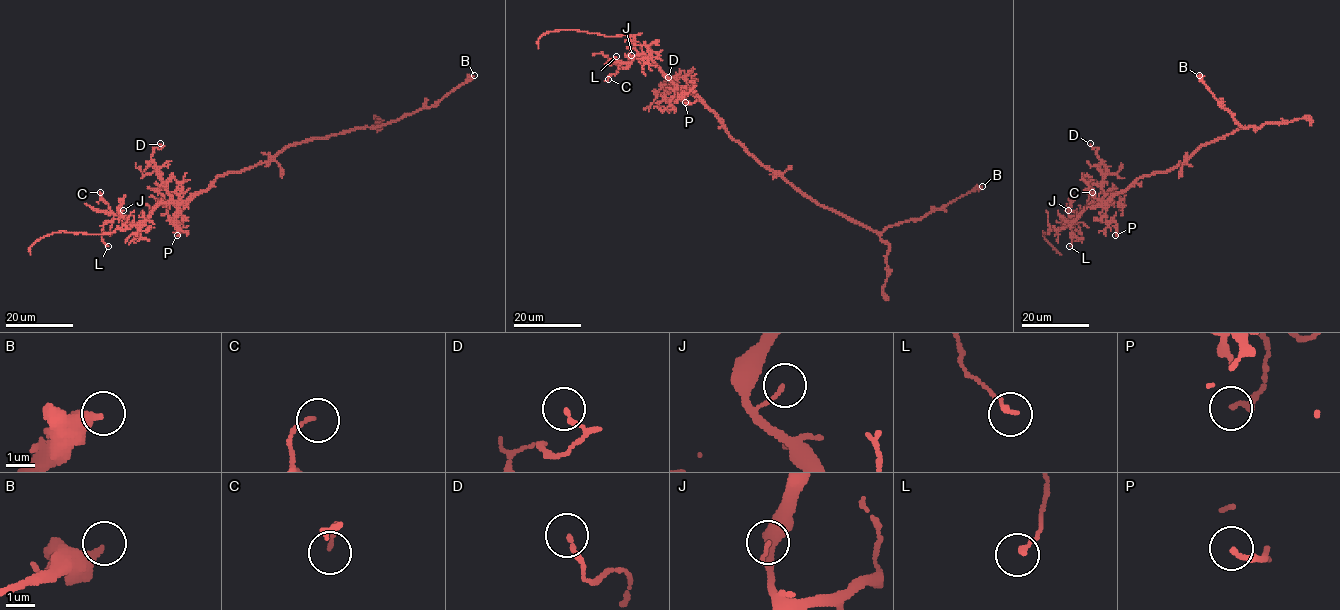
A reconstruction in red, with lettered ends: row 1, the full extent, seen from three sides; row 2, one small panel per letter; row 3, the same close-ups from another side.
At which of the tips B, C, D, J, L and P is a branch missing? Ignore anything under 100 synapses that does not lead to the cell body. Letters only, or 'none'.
none

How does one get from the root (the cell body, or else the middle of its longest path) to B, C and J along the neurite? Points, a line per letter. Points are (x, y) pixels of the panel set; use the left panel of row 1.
B: (242, 169), (271, 160), (287, 146), (356, 128), (377, 127), (433, 106), (474, 75)
C: (242, 169), (219, 176), (206, 190), (195, 192), (185, 201), (163, 201), (136, 224), (114, 214), (100, 192)
J: (242, 169), (219, 176), (206, 190), (195, 192), (185, 201), (163, 201), (136, 224), (121, 213), (123, 210)

